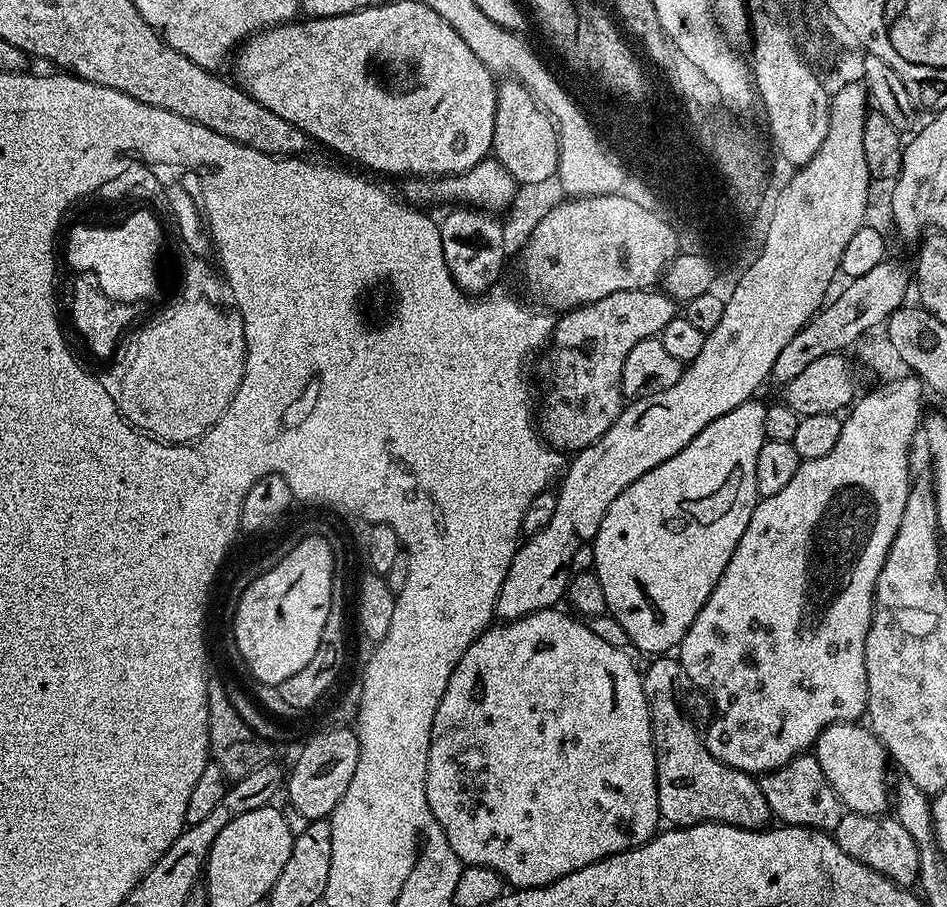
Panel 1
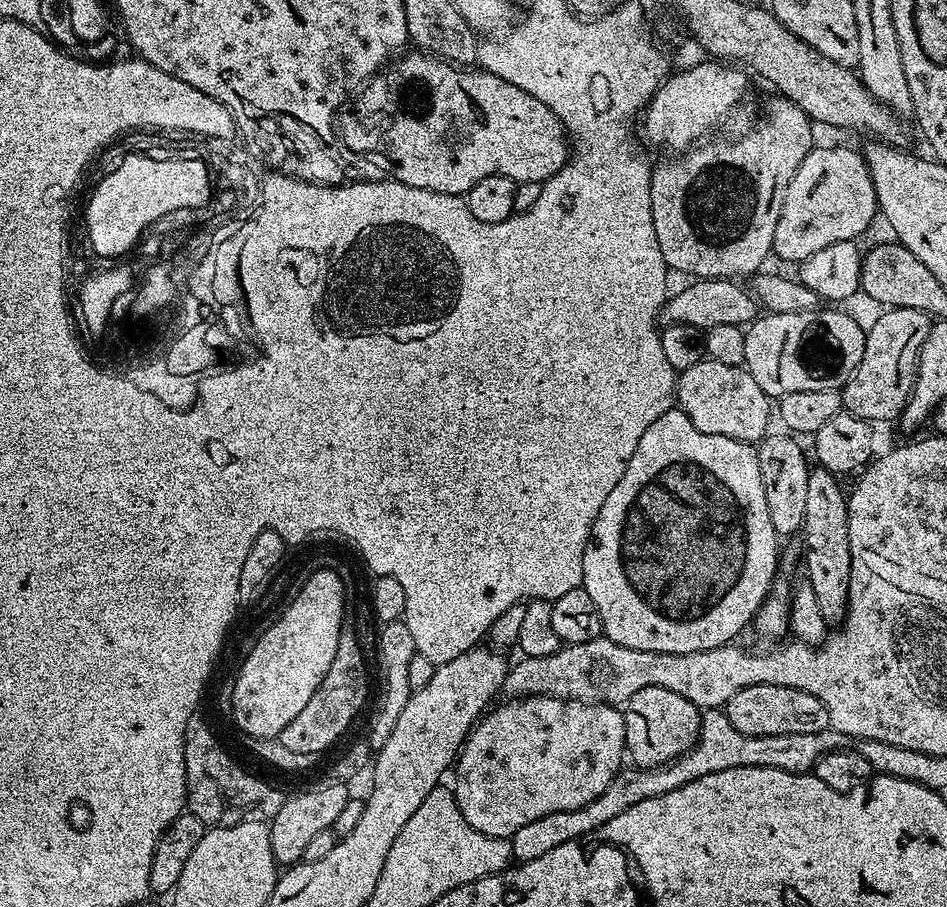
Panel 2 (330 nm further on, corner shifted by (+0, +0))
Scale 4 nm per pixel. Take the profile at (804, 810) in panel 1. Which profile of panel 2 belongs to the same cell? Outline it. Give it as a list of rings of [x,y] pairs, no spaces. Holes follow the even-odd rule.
[[[755,684],[738,690],[726,705],[734,730],[742,730],[747,736],[777,736],[778,734],[814,734],[829,728],[826,706],[801,688]]]

